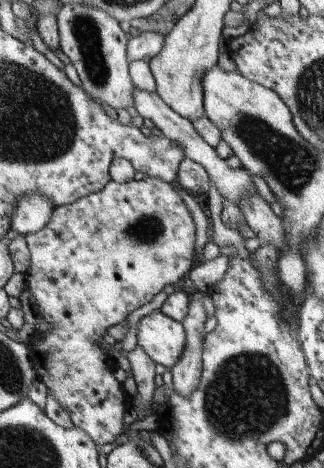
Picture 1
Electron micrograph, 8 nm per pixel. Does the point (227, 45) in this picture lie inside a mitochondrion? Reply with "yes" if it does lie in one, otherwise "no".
no

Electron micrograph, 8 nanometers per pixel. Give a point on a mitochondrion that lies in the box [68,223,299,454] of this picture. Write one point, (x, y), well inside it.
(247, 395)

